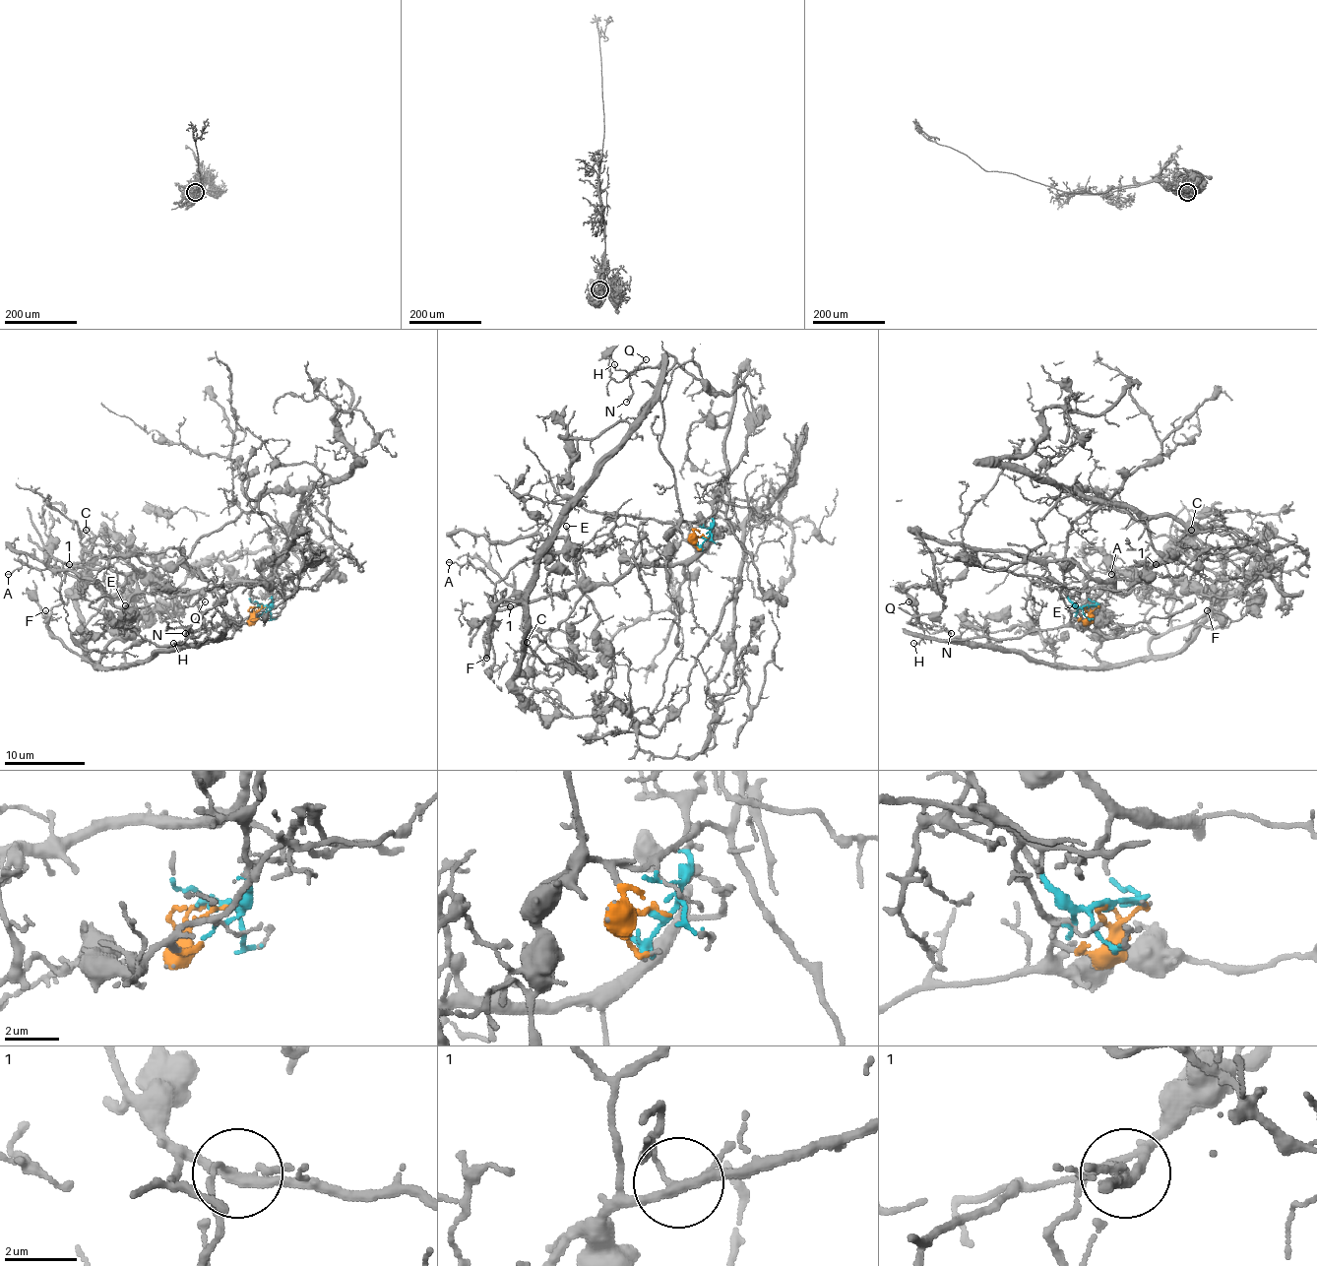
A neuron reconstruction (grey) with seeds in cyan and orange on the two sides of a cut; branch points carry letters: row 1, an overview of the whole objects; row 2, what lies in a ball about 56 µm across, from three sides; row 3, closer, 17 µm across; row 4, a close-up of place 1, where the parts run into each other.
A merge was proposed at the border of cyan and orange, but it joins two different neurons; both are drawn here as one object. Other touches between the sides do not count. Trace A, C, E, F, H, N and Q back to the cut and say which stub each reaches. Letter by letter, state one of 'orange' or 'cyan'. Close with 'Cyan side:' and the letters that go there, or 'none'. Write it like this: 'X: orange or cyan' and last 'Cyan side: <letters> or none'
A: cyan
C: orange
E: orange
F: orange
H: cyan
N: cyan
Q: cyan
Cyan side: A, H, N, Q

